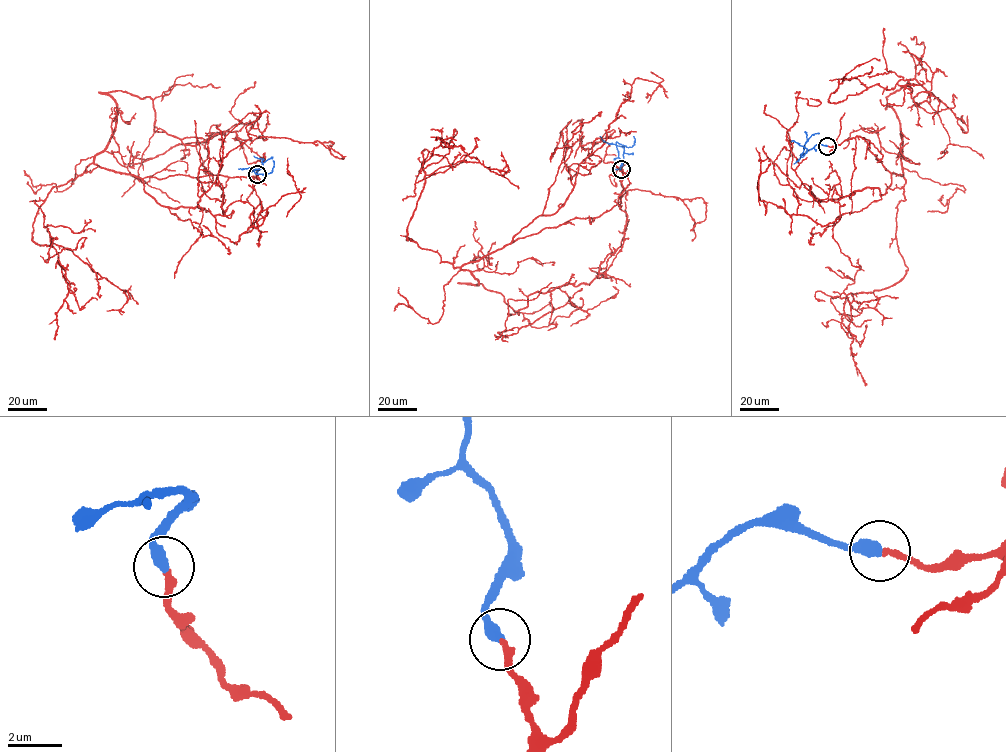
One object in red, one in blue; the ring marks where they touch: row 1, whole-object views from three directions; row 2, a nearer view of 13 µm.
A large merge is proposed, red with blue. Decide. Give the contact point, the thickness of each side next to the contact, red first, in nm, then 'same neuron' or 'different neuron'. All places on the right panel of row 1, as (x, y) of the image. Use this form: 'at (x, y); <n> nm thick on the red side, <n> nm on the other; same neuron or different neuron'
at (827, 146); 220 nm thick on the red side, 440 nm on the other; same neuron

